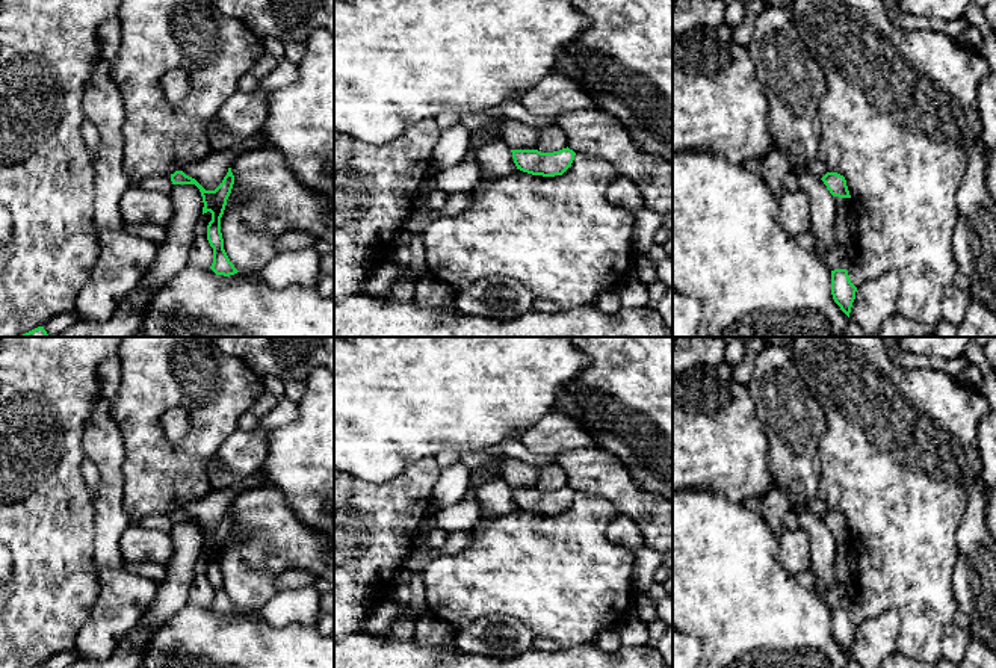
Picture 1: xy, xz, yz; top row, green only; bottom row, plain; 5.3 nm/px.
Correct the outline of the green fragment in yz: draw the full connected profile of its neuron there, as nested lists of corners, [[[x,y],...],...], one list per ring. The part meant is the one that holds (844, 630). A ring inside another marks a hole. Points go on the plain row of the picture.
[[[846,608],[831,609],[831,633],[840,648],[849,656],[857,626],[851,621]]]

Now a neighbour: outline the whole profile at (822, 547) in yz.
[[[790,506],[796,514],[798,527],[810,537],[810,570],[815,573],[813,591],[824,600],[827,589],[834,585],[836,541],[824,520],[807,509],[807,506]]]

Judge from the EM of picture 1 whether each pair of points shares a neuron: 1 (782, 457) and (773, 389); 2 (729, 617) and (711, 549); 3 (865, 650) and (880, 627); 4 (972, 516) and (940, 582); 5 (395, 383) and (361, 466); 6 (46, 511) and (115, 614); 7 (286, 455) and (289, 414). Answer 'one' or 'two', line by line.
1: one
2: one
3: one
4: two
5: one
6: two
7: two

